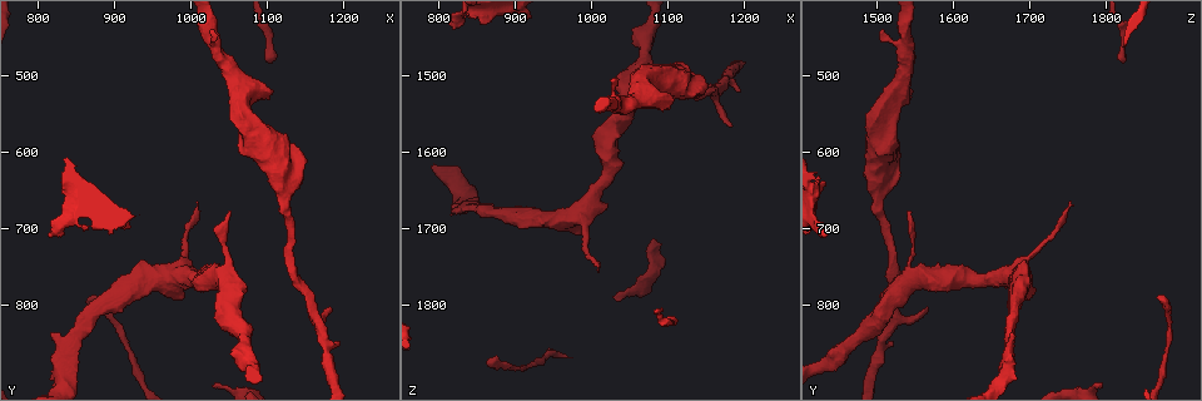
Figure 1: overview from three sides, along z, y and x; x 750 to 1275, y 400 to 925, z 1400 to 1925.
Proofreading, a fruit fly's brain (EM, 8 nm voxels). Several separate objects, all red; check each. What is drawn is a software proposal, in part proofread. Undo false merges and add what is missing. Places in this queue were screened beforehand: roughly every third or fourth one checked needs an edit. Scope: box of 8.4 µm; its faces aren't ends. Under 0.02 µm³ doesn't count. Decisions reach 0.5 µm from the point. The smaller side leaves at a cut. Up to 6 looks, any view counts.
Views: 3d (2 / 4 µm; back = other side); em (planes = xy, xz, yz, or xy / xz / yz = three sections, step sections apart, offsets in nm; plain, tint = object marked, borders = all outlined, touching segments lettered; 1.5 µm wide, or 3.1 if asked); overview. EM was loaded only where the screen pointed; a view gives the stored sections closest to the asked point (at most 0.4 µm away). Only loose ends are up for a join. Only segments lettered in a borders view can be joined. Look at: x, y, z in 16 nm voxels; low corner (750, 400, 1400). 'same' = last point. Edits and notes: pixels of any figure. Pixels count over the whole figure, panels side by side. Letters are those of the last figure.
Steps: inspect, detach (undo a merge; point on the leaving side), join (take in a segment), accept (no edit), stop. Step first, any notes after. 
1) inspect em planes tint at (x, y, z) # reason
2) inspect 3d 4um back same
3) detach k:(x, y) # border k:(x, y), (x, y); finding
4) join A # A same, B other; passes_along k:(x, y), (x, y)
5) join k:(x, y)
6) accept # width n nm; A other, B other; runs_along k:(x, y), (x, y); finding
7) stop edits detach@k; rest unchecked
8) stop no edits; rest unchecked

inspect 3d 2um at (1105, 530, 1545)

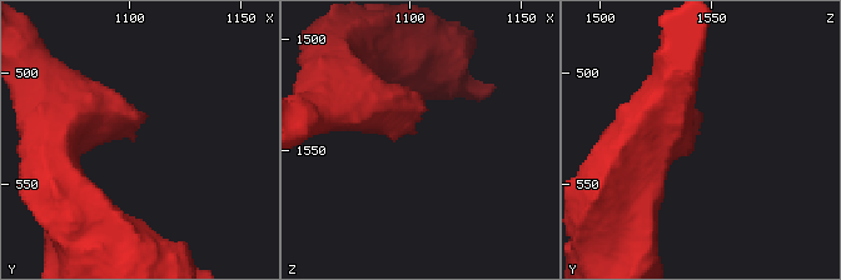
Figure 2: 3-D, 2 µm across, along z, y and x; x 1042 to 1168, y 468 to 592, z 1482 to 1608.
inspect em planes tint at (1103, 530, 1542) # shape alone is not enough

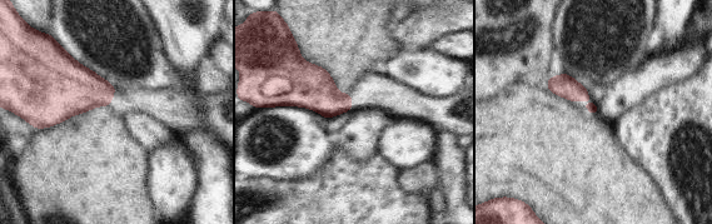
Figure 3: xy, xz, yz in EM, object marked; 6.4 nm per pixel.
inspect em planes borders same

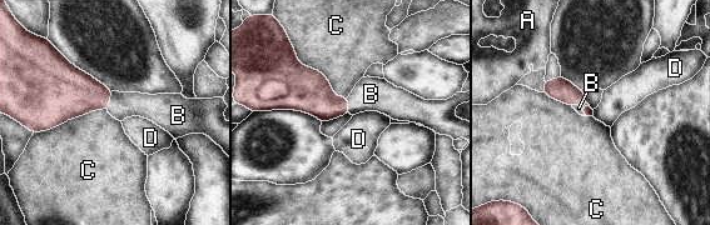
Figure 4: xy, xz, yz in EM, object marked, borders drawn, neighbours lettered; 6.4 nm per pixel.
join 4:(579, 108) # A other, B same, C other, D other; passes_along 4:(560, 89), (584, 103), (579, 108); it goes on there

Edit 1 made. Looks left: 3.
inspect em yz step 8 borders at (1005, 665, 1755) # free end

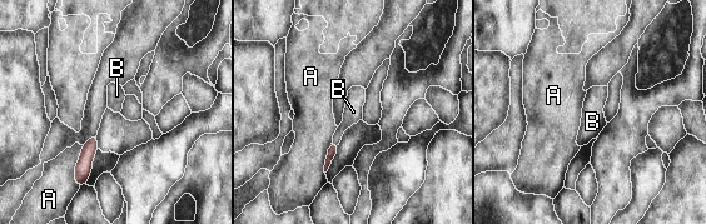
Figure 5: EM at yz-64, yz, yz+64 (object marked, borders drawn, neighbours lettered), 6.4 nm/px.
join 5:(353, 112) # A other, B same; passes_along 5:(333, 148), (336, 144), (353, 112); it goes on there

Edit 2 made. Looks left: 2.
stop edits join@4, join@5; rest unchecked

